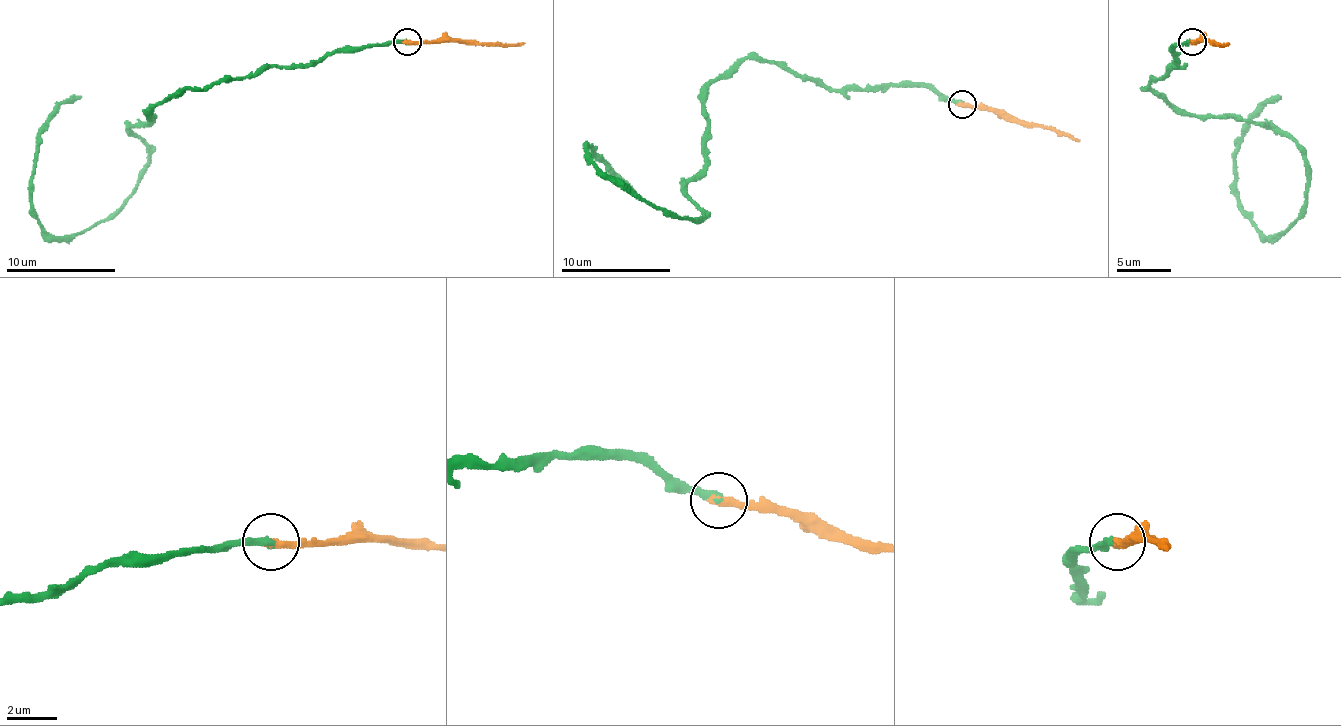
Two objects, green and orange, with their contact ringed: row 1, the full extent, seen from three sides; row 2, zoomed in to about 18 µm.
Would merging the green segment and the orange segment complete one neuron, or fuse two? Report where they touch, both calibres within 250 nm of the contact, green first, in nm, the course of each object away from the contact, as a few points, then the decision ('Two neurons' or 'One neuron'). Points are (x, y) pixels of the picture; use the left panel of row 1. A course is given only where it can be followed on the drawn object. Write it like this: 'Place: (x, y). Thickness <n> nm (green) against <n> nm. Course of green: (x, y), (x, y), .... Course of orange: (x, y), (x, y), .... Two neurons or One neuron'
Place: (407, 41). Thickness 320 nm (green) against 320 nm. Course of green: (406, 41), (183, 90), (131, 131), (147, 147), (136, 191), (52, 237), (30, 202), (35, 144), (82, 95). Course of orange: (406, 41), (524, 43). One neuron

